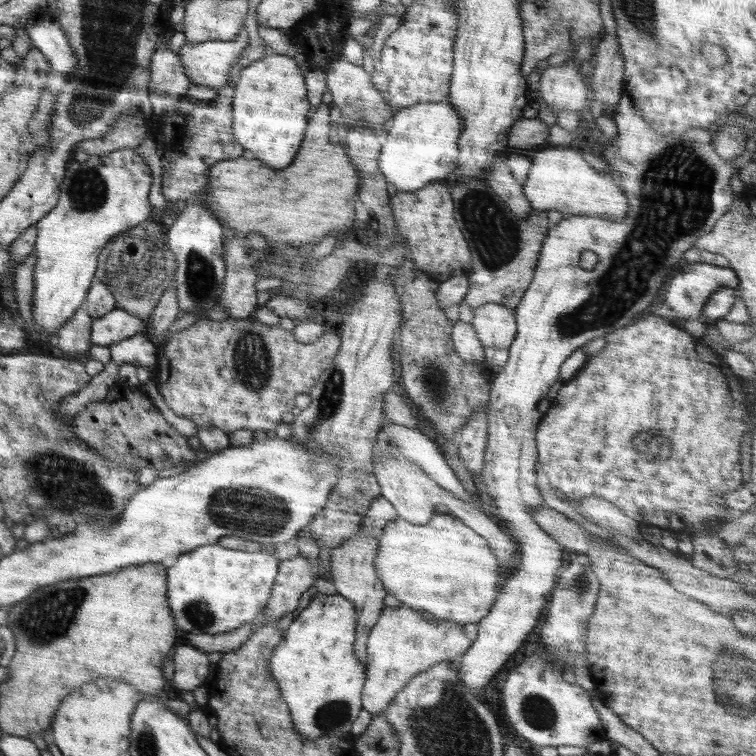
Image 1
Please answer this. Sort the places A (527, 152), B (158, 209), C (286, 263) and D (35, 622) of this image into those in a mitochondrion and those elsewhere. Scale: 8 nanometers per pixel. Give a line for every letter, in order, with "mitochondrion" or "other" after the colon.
A: other
B: other
C: mitochondrion
D: mitochondrion

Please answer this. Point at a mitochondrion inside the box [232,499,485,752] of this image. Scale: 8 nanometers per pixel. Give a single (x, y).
(333, 714)

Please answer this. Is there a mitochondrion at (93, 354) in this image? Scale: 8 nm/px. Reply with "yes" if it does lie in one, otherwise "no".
no

